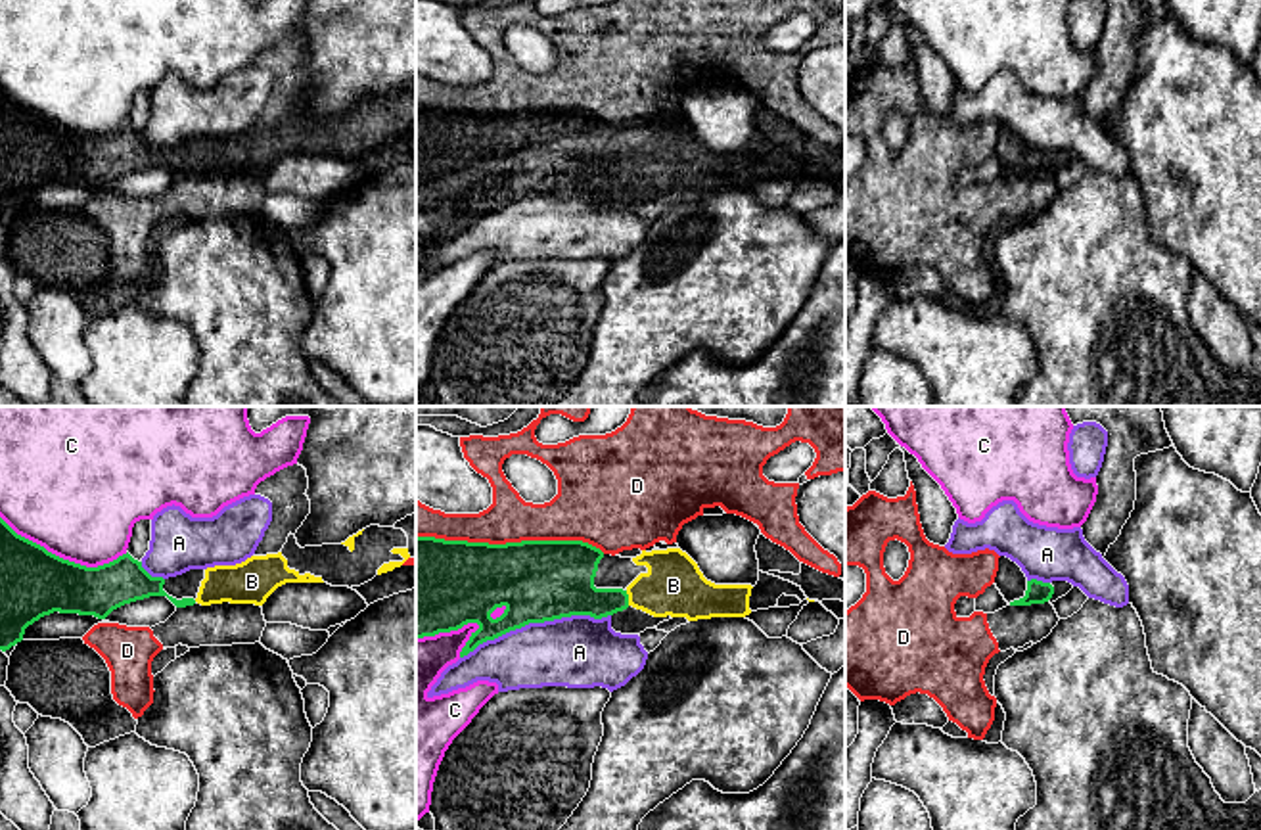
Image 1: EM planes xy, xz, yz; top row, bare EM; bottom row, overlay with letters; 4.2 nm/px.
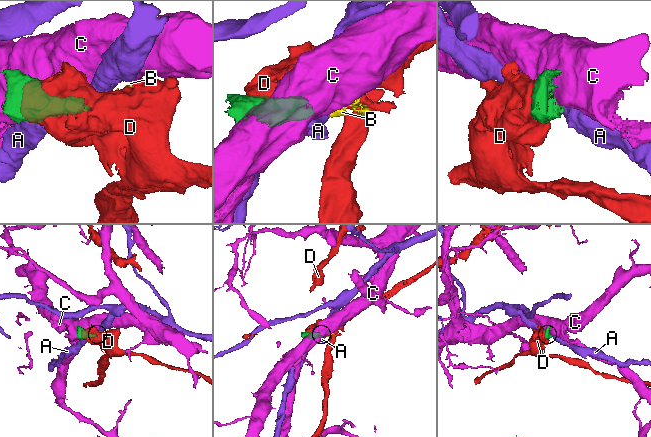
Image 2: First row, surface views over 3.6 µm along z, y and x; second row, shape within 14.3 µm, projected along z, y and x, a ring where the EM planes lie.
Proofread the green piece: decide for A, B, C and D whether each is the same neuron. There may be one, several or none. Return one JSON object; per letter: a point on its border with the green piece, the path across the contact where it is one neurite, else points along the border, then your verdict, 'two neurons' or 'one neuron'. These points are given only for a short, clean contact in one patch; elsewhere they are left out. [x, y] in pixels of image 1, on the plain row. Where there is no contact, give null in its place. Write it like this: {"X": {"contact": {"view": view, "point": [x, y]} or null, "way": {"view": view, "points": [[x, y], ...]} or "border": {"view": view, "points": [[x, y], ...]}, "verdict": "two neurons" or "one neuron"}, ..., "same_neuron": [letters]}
{"A": {"contact": {"view": "xz", "point": [535, 192]}, "verdict": "two neurons"}, "B": {"contact": {"view": "xz", "point": [627, 169]}, "way": {"view": "xz", "points": [[570, 160], [583, 169], [627, 169], [673, 156]]}, "verdict": "one neuron"}, "C": {"contact": {"view": "xy", "point": [62, 129]}, "verdict": "two neurons"}, "D": {"contact": {"view": "xz", "point": [510, 114]}, "verdict": "two neurons"}, "same_neuron": ["B"]}

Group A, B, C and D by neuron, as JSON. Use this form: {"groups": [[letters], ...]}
{"groups": [["A"], ["B"], ["C"], ["D"]]}

